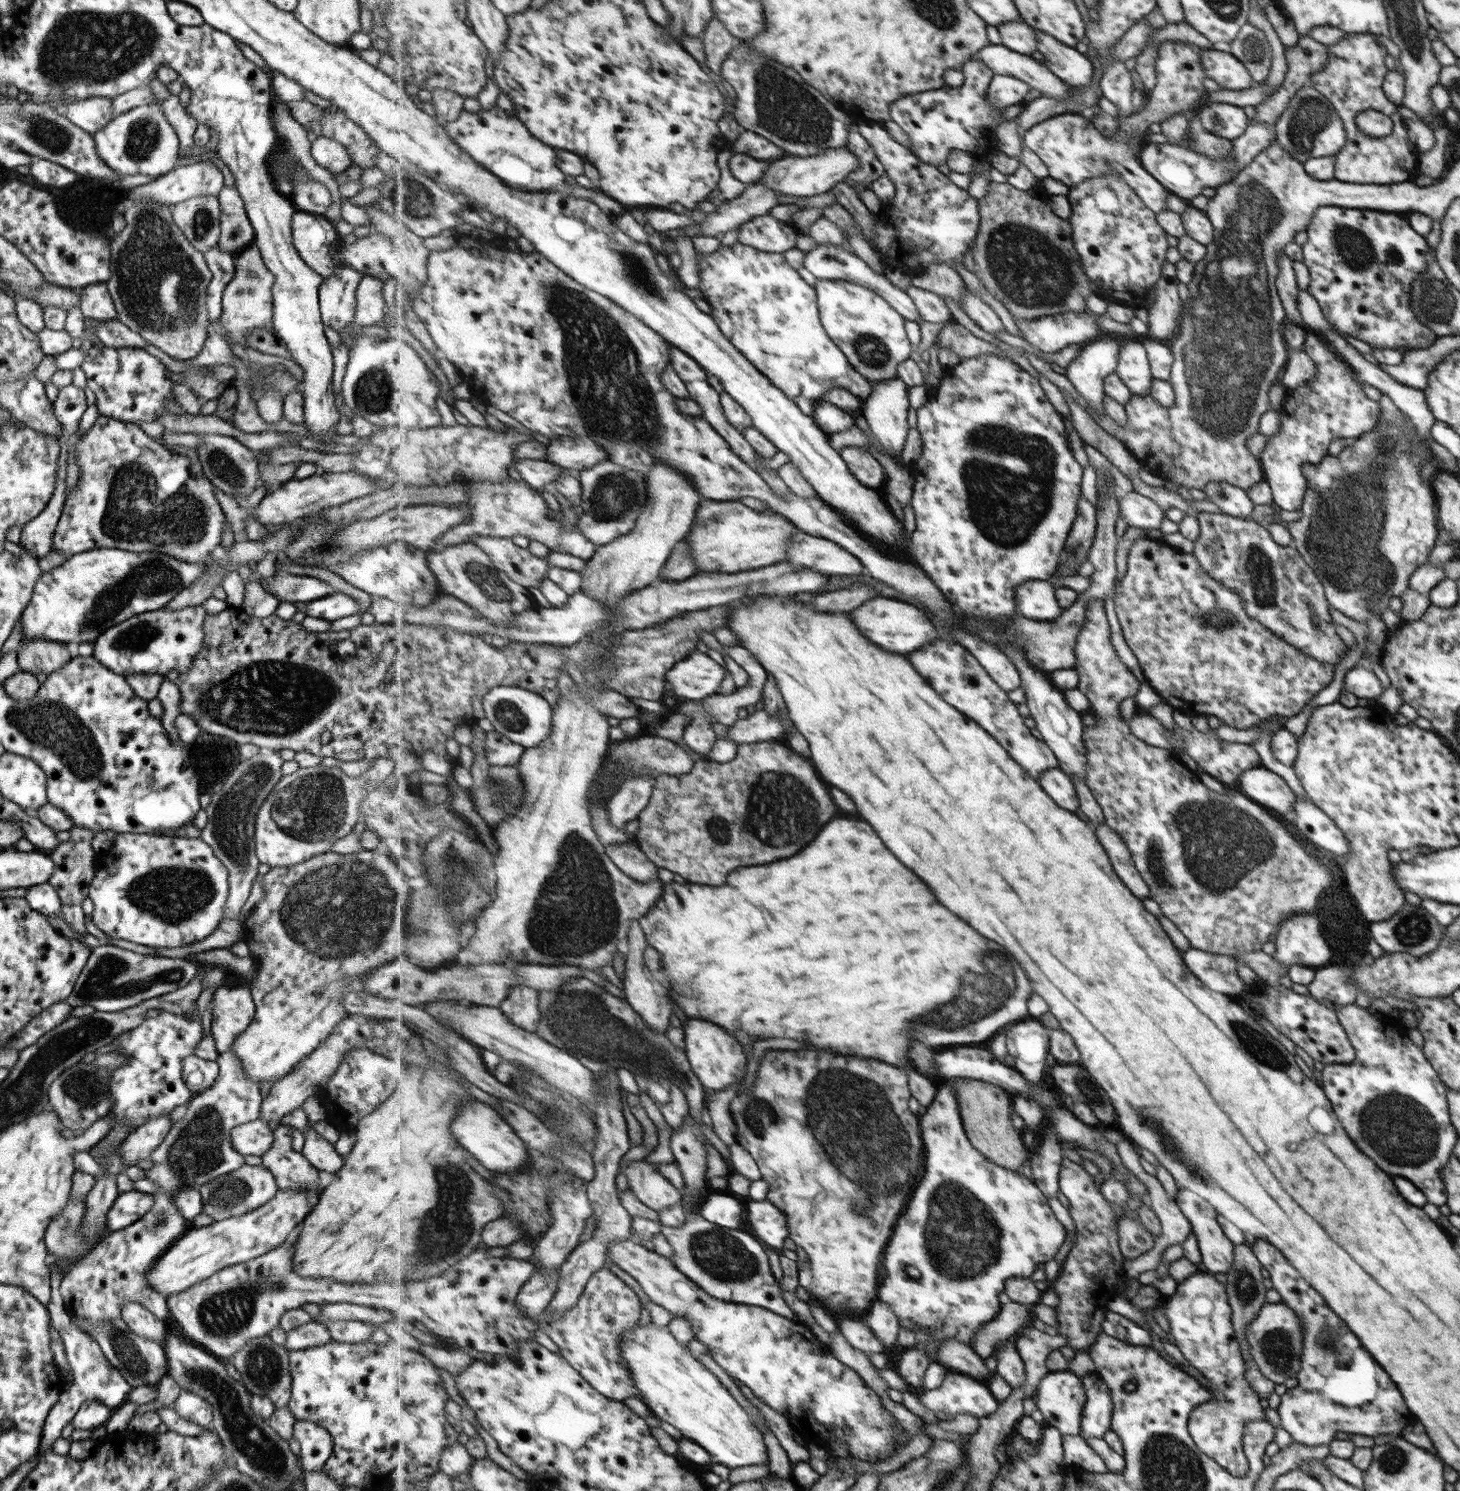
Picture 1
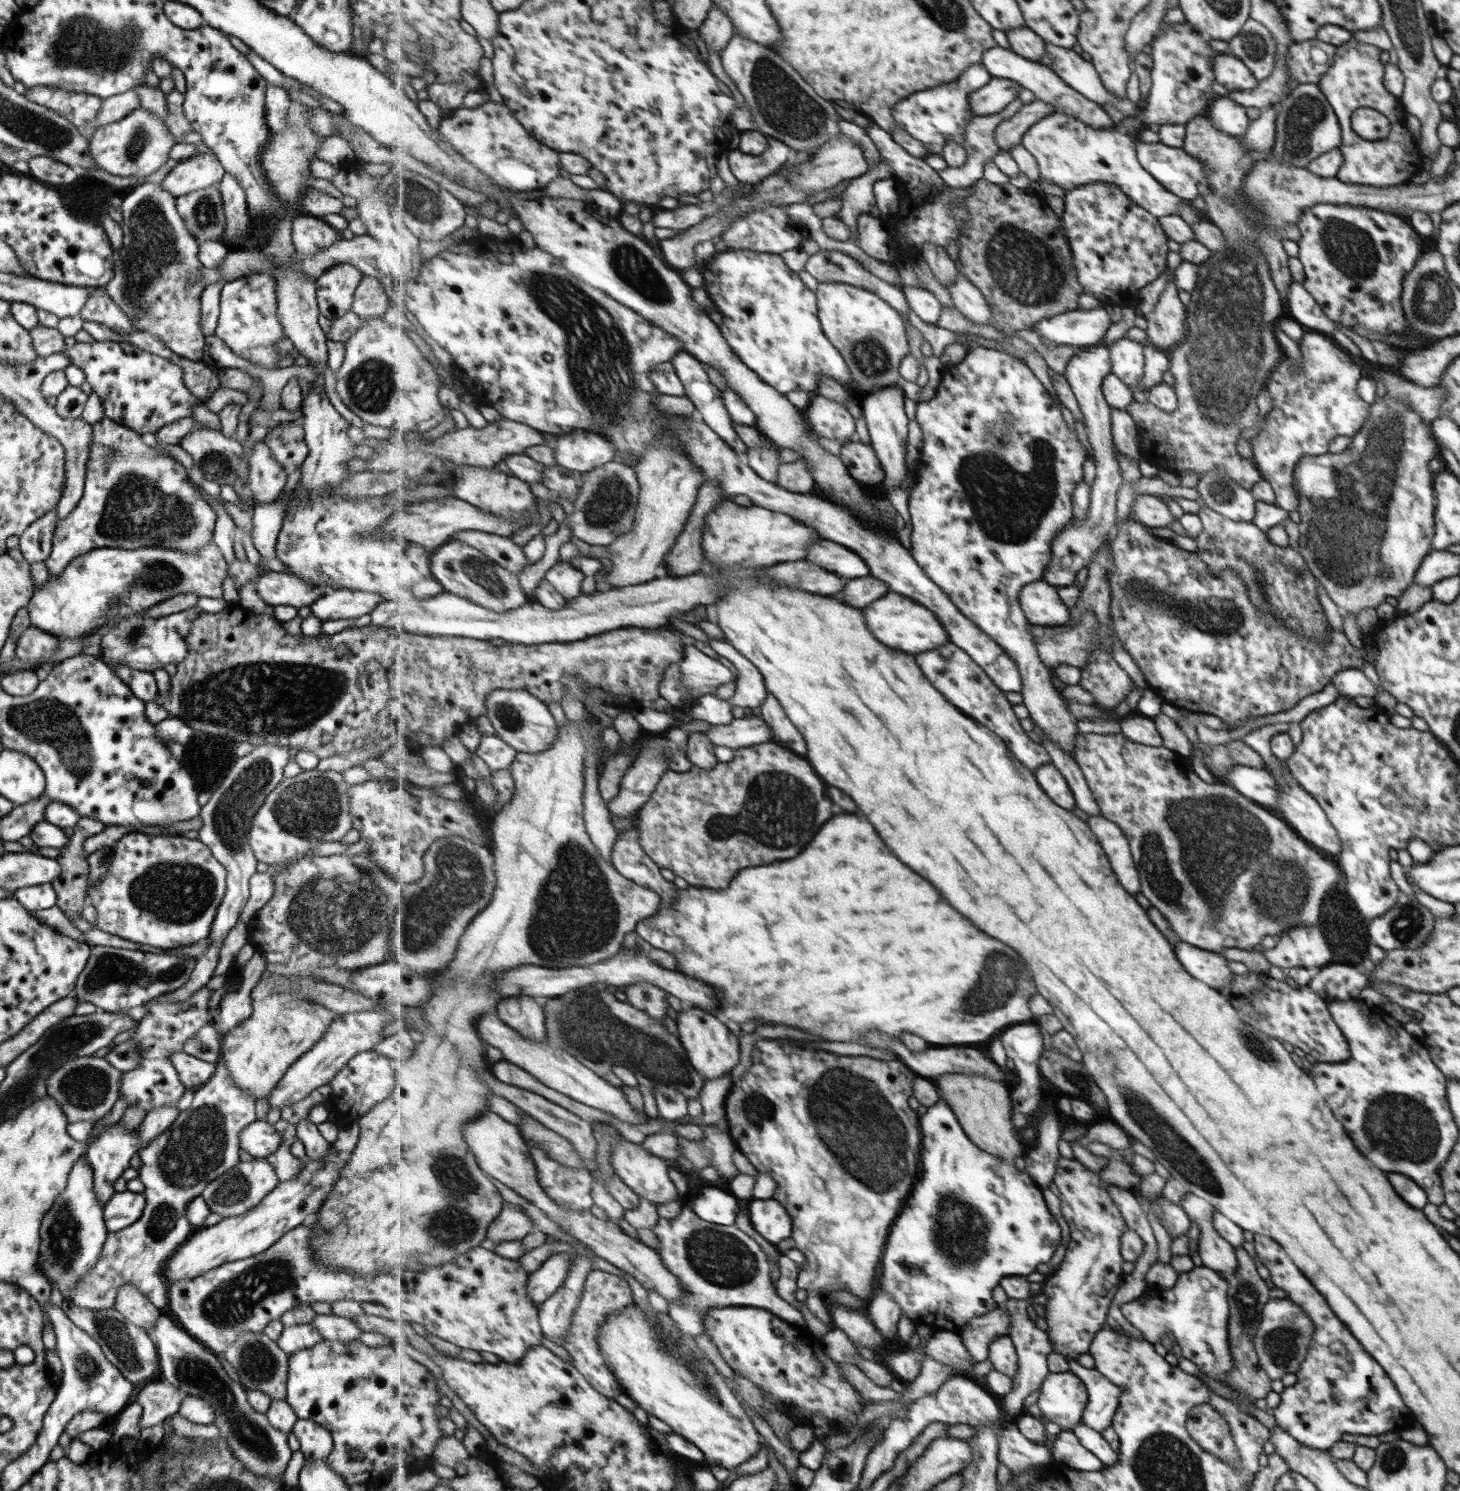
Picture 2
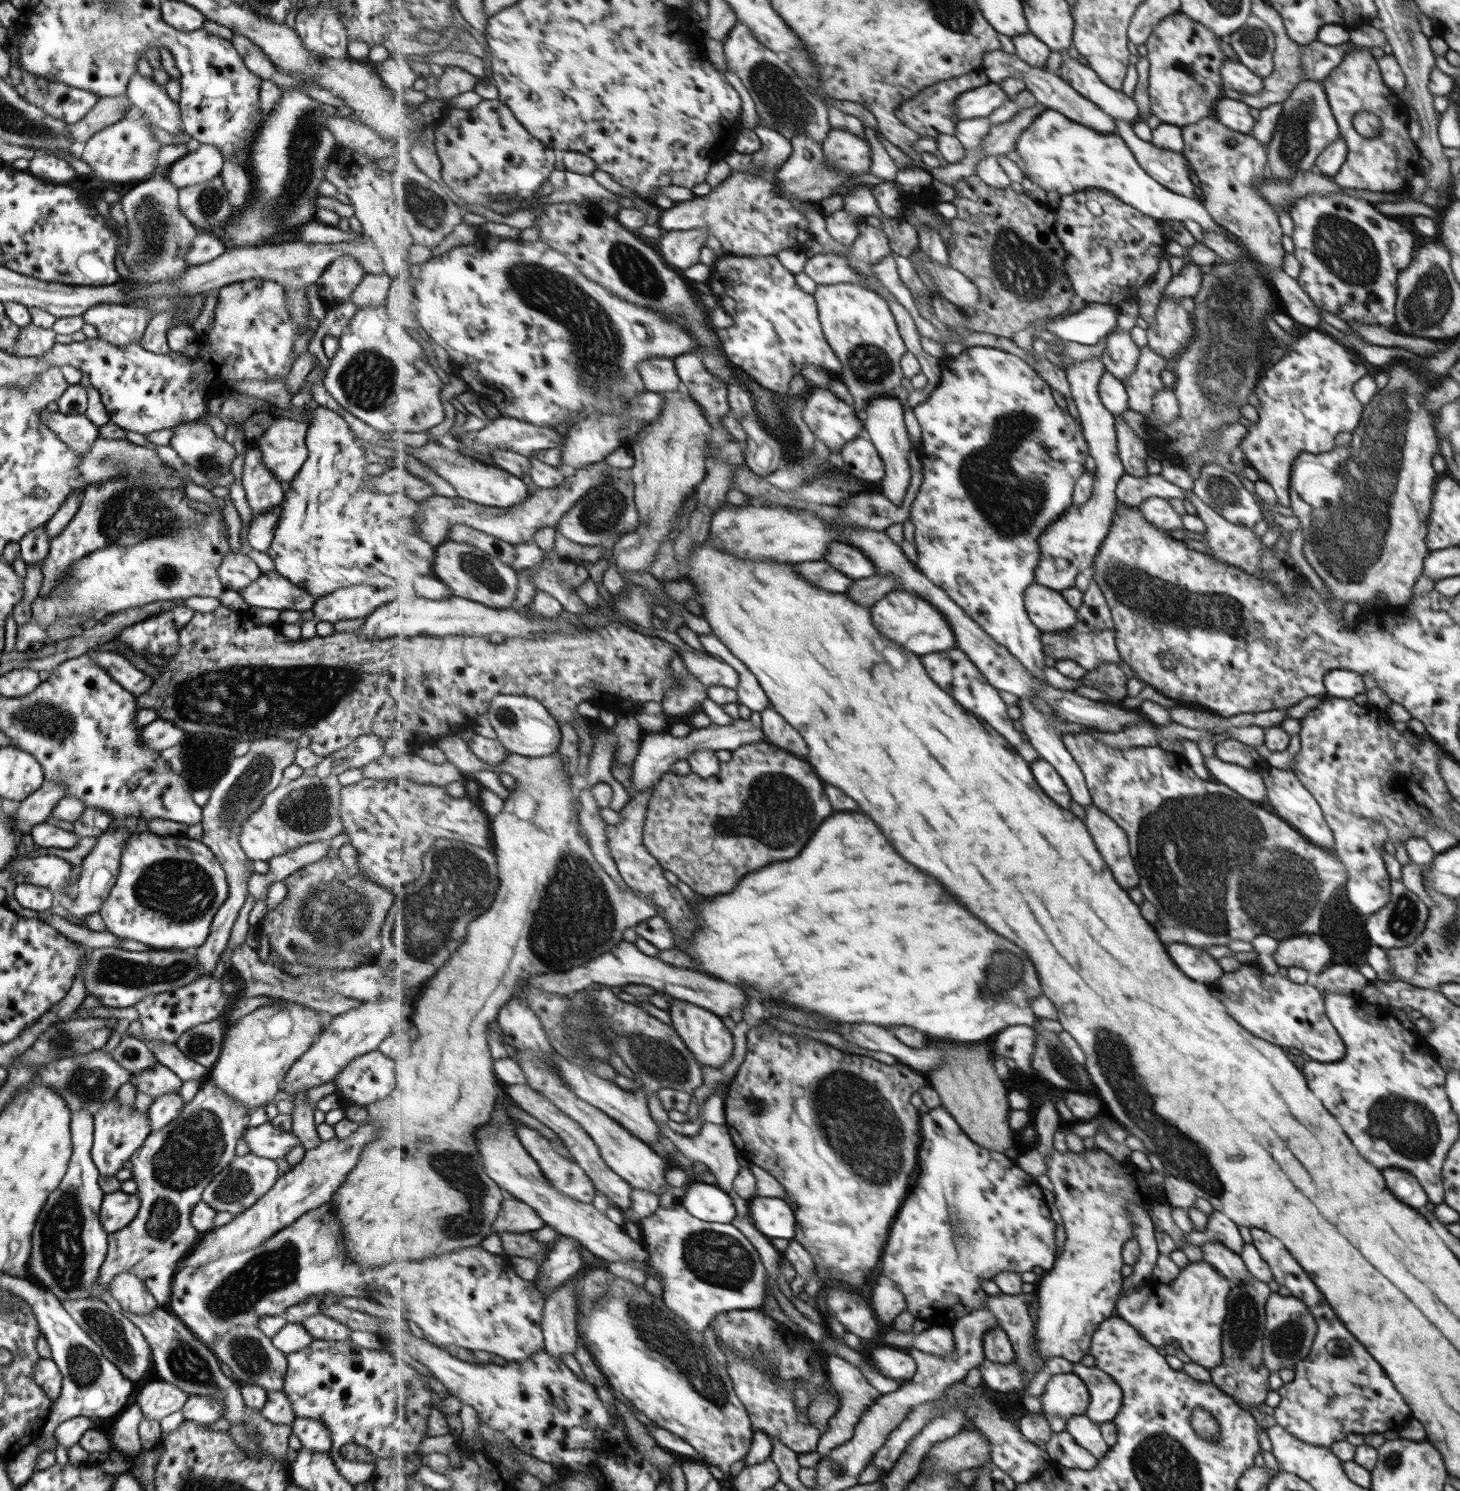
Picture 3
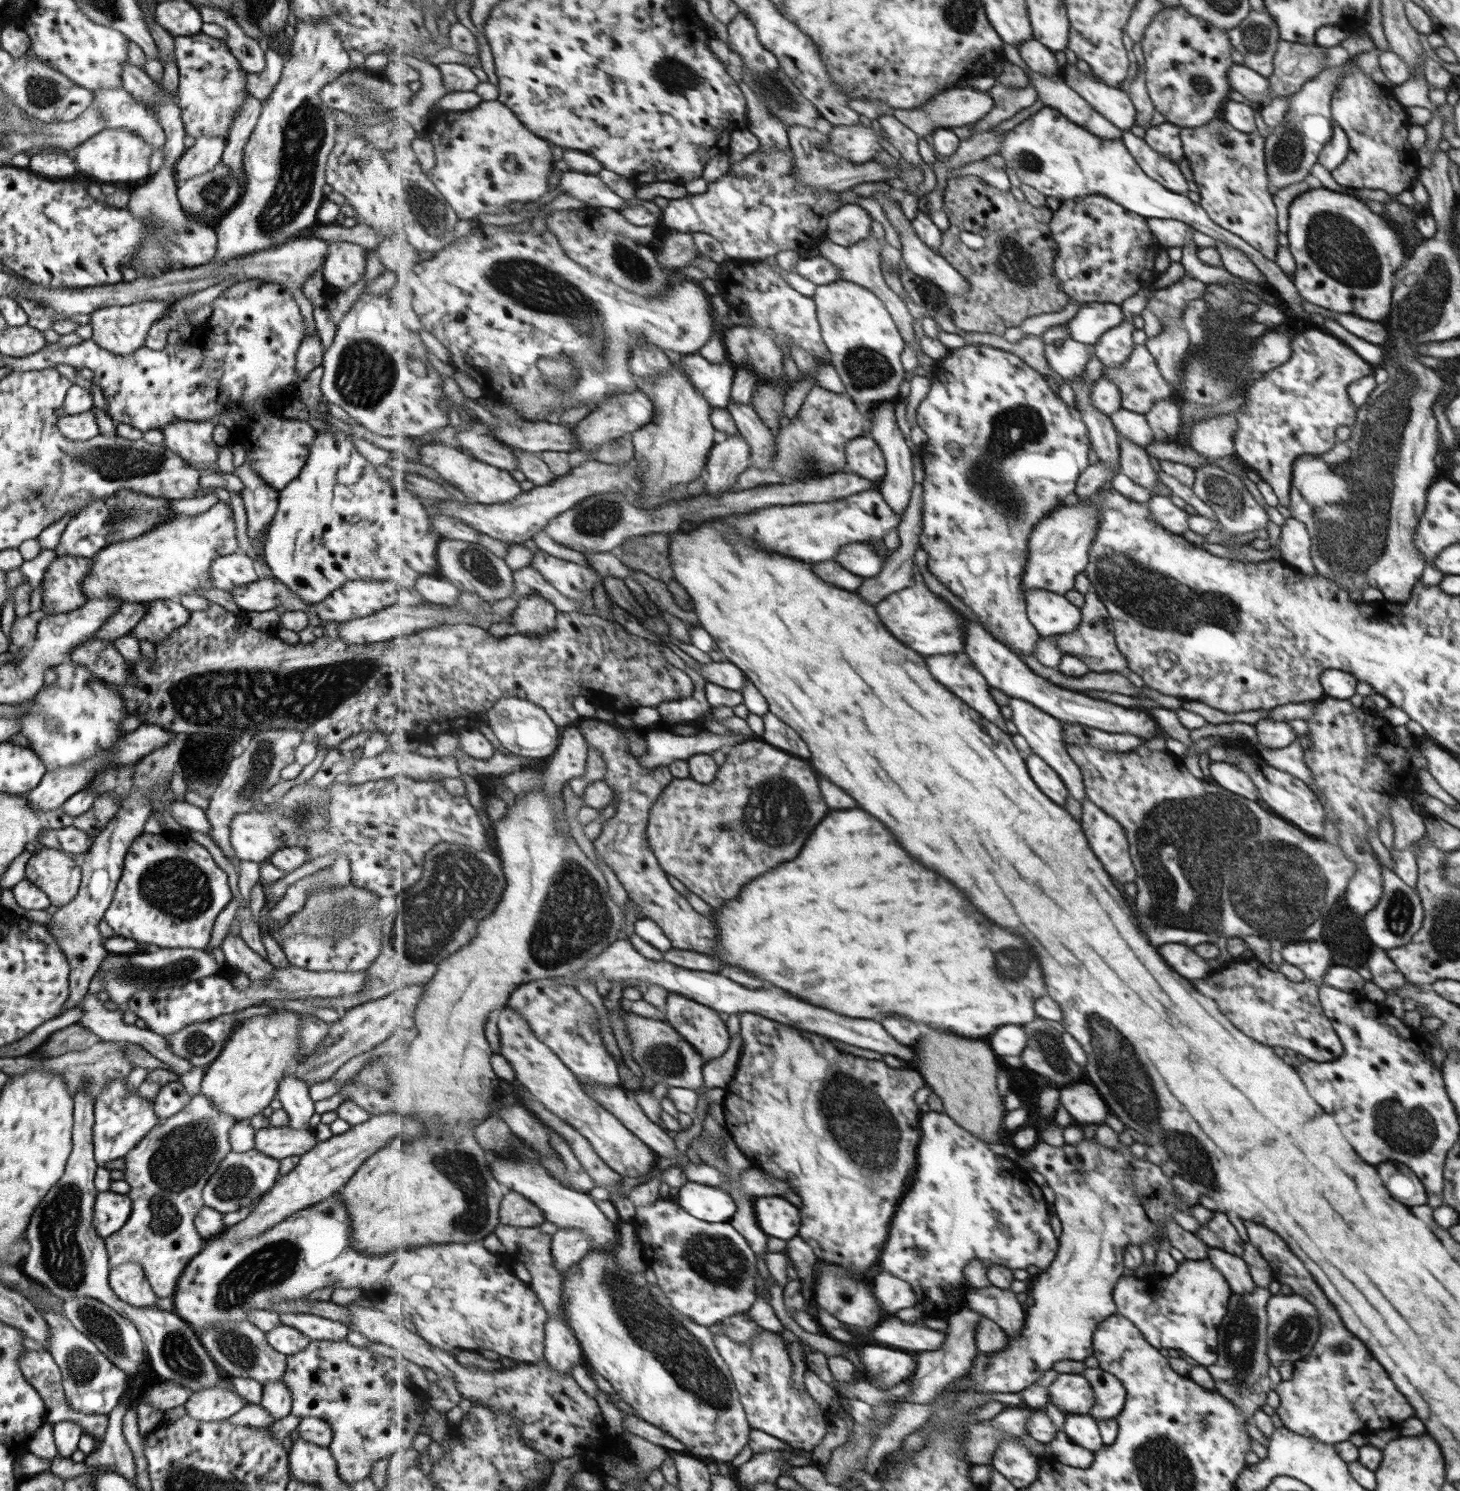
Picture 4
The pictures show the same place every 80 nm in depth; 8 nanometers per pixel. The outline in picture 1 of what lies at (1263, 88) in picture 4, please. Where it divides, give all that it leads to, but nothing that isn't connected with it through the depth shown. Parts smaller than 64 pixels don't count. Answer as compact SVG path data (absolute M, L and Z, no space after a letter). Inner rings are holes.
M1225 47L1203 49L1202 68L1206 79L1214 81L1220 89L1241 91L1254 84L1242 62Z

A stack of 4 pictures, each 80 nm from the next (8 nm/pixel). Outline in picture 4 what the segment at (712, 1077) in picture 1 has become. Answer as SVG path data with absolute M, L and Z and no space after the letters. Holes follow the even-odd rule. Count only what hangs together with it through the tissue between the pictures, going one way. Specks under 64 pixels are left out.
M671 992L666 999L666 1020L682 1034L683 1039L691 1043L708 1062L721 1059L729 1050L732 1036L727 1022L710 1006L693 1001L682 994Z

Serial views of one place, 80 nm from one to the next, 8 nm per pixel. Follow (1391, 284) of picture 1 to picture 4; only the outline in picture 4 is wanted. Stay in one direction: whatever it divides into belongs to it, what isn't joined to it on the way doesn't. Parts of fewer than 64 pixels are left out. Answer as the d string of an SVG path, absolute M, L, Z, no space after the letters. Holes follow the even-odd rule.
M1323 187L1309 189L1299 194L1288 206L1288 227L1285 233L1288 250L1295 261L1293 284L1302 300L1341 314L1354 314L1372 322L1385 322L1389 302L1392 302L1391 276L1397 272L1405 258L1405 246L1397 232L1377 214L1373 214L1365 203L1355 197L1332 192Z

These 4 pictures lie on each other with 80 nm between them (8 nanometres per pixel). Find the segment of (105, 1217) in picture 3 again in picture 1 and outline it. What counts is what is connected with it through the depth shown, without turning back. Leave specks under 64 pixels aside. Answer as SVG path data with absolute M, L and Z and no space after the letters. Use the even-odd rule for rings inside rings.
M135 1190L119 1193L106 1214L107 1230L110 1232L129 1226L144 1215L153 1203L153 1197L150 1194Z

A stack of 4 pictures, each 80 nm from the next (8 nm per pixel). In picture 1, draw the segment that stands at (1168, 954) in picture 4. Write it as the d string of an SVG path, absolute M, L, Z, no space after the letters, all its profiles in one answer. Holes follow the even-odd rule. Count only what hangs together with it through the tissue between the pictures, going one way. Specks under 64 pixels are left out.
M1191 946L1183 950L1183 956L1187 956L1187 968L1191 968L1191 972L1207 985L1207 988L1230 998L1244 990L1244 982L1237 975L1239 963L1235 958L1203 952Z

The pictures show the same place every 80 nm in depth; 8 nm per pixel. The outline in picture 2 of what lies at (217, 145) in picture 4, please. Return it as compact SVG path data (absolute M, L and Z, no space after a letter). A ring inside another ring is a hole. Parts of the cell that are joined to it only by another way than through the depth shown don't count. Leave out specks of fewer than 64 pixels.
M191 152L187 159L173 166L159 187L177 198L195 190L217 186L225 174L214 155Z

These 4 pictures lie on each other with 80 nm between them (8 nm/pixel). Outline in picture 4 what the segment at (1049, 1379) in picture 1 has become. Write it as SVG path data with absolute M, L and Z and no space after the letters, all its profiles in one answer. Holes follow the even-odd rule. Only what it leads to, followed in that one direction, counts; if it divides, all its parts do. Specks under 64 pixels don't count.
M1058 1373L1058 1379L1049 1386L1050 1402L1065 1414L1088 1414L1094 1404L1094 1391L1090 1384L1080 1374Z

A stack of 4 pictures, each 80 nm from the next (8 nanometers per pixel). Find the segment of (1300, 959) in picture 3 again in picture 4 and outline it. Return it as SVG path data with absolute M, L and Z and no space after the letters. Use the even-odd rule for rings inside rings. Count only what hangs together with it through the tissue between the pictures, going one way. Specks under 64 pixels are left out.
M1300 940L1279 945L1283 963L1297 967L1307 980L1323 978L1329 966L1329 950L1317 940Z

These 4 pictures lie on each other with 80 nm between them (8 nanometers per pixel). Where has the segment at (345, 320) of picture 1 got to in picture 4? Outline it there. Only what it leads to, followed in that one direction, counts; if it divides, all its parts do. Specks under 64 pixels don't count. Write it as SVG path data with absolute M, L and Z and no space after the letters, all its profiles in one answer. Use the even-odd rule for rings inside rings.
M326 242L328 253L321 265L324 286L344 291L363 276L368 259L365 248L352 242Z

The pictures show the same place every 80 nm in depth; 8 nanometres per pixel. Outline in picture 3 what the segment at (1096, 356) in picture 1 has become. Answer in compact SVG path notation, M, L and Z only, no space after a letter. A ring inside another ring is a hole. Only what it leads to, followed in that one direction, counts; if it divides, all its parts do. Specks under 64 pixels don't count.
M1101 357L1075 361L1064 370L1071 398L1079 415L1082 435L1089 445L1089 455L1094 460L1094 472L1090 497L1081 506L1071 504L1063 515L1059 515L1059 521L1047 526L1045 533L1039 539L1041 561L1036 570L1035 584L1041 584L1060 593L1073 588L1075 575L1087 574L1091 564L1094 563L1094 558L1099 552L1099 544L1102 544L1107 536L1111 518L1114 516L1116 496L1113 491L1124 473L1121 458L1118 456L1114 415L1104 407L1098 392L1100 378L1104 371Z

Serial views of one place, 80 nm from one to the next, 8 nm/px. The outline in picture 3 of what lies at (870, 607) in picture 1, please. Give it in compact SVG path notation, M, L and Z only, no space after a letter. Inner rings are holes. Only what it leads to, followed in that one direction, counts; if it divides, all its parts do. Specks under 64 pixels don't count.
M891 592L881 602L877 602L871 608L871 614L875 616L875 624L883 636L889 640L905 646L907 650L913 650L915 654L931 654L931 652L943 652L949 648L955 648L955 634L947 619L933 604L909 594L909 592Z

